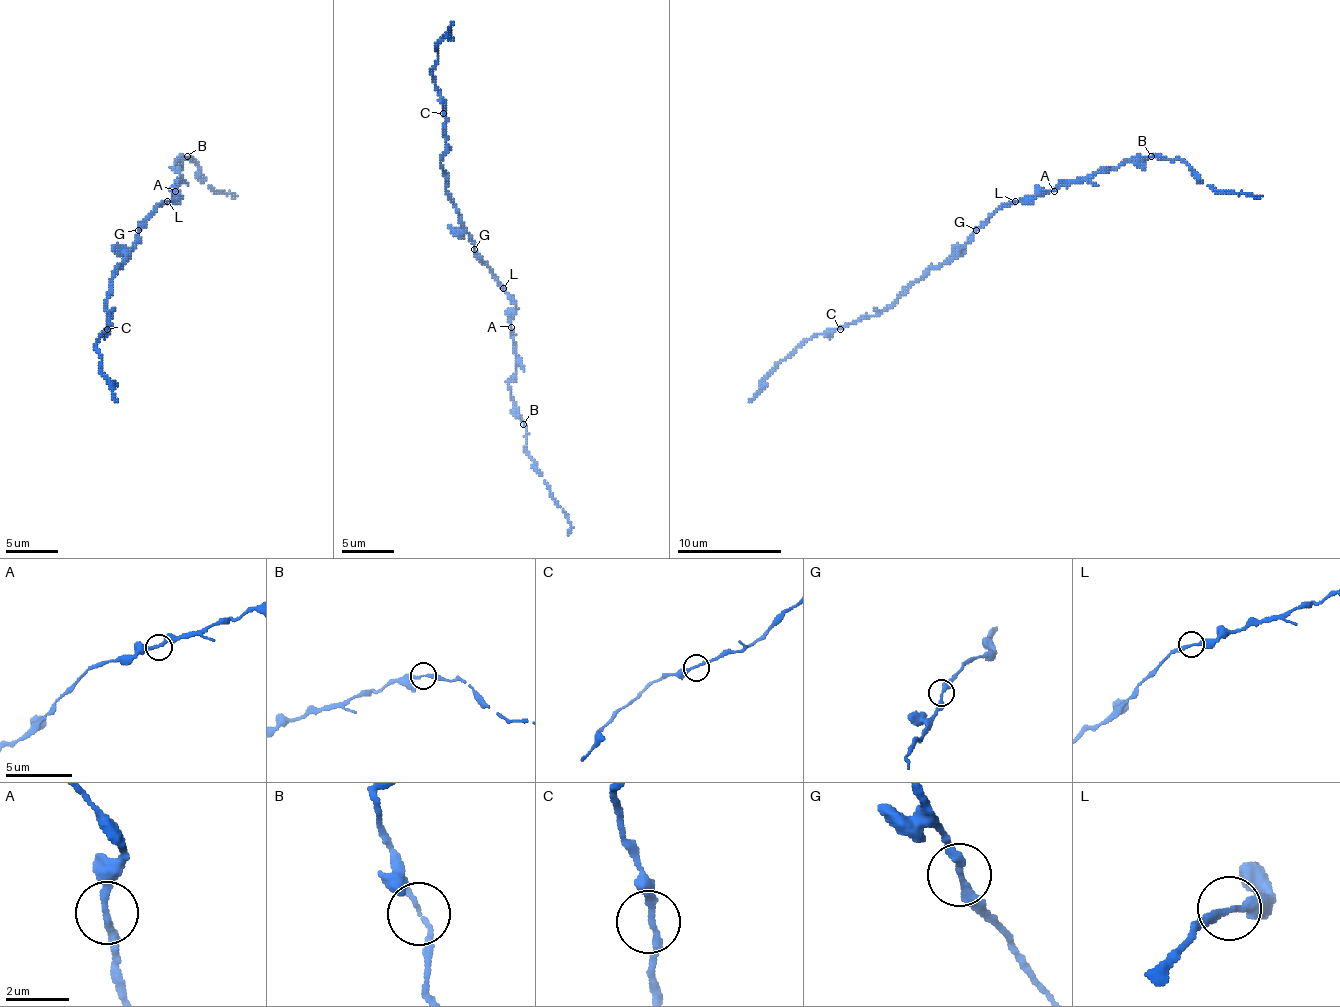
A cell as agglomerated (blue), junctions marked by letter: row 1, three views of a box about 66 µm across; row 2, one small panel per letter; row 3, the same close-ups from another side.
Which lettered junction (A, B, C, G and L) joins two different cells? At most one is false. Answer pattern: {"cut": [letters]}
{"cut": []}

